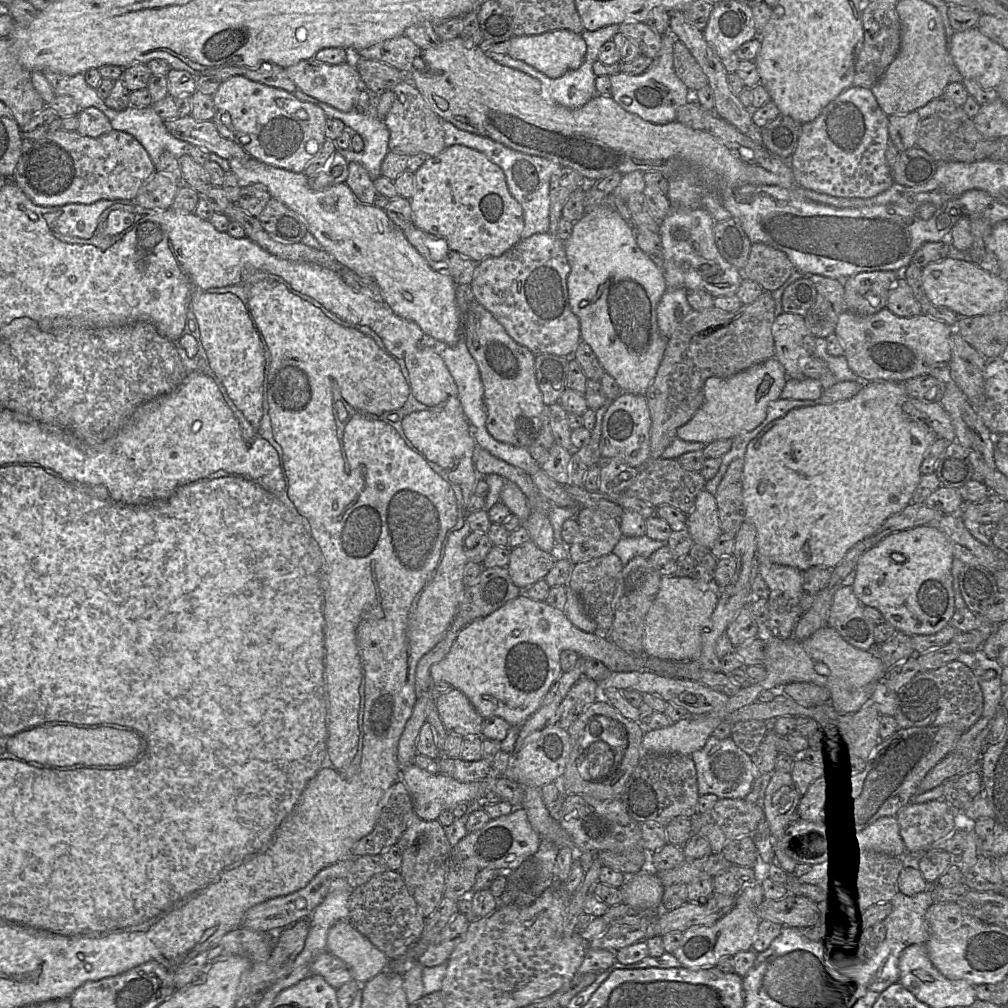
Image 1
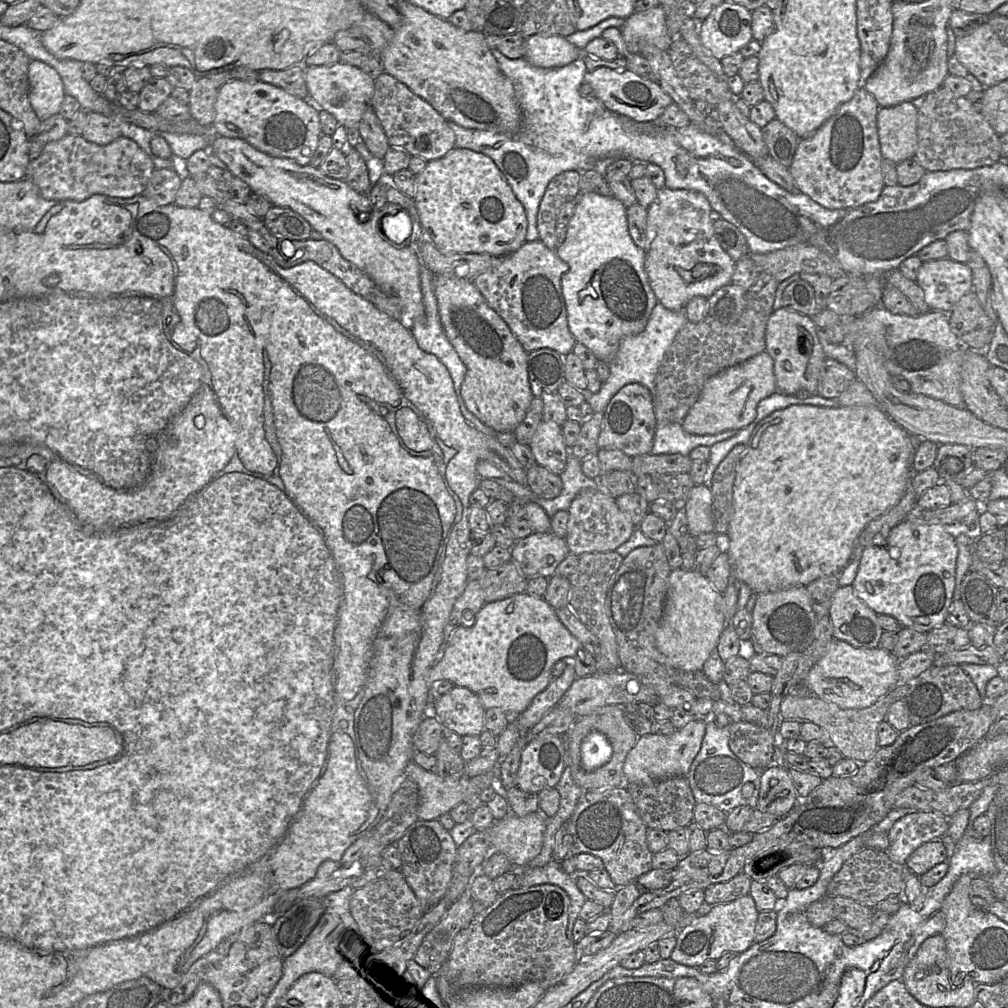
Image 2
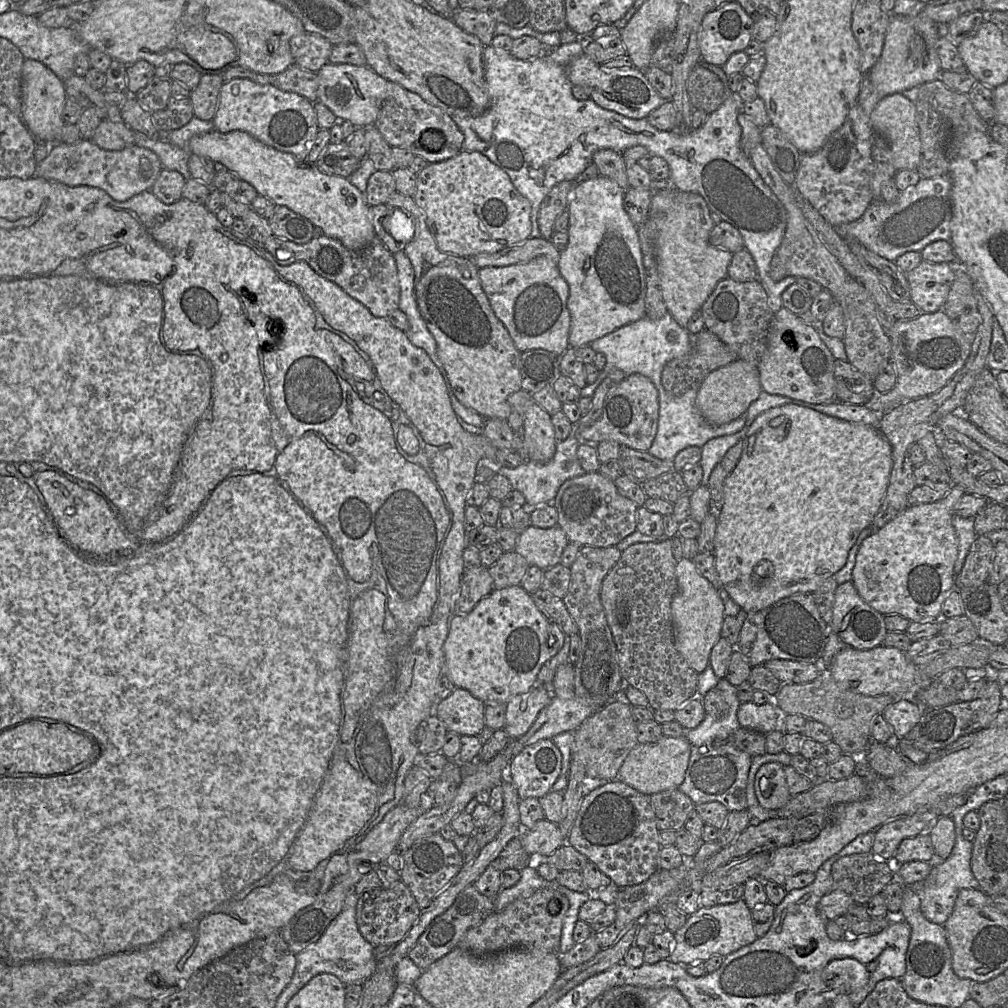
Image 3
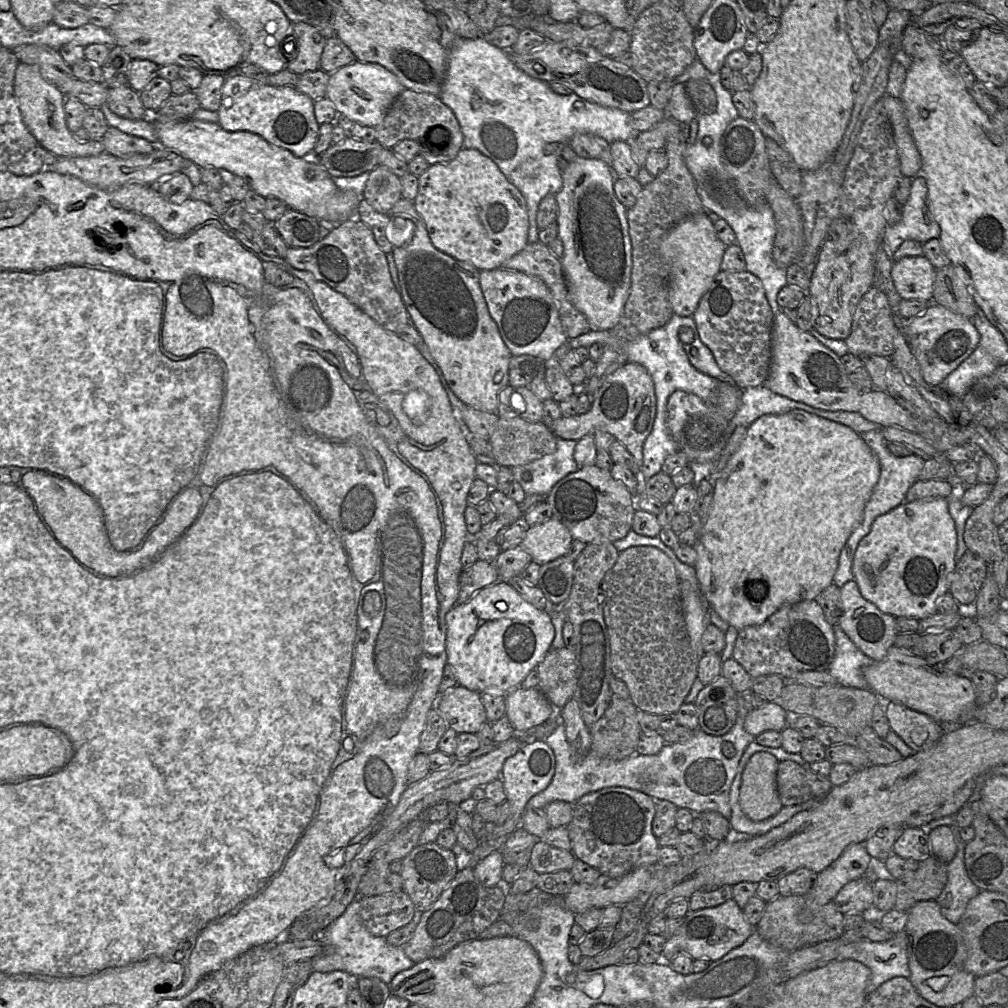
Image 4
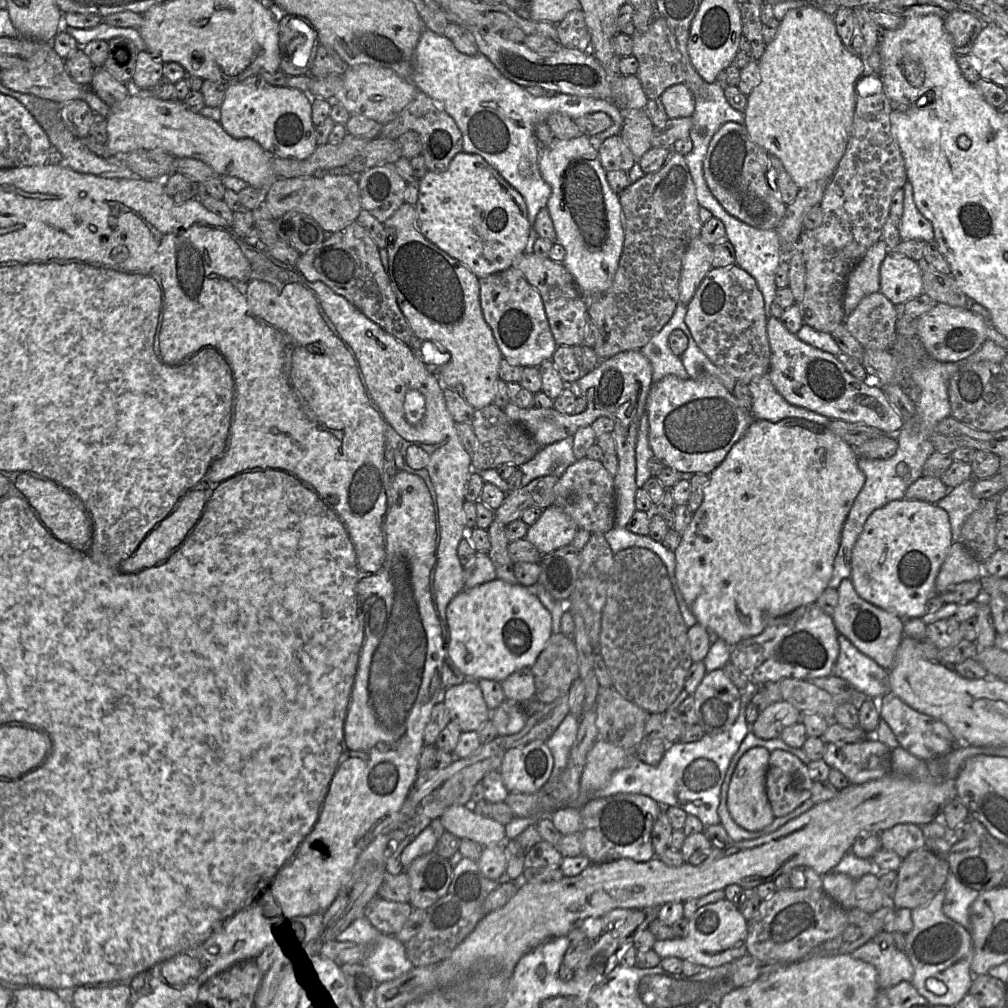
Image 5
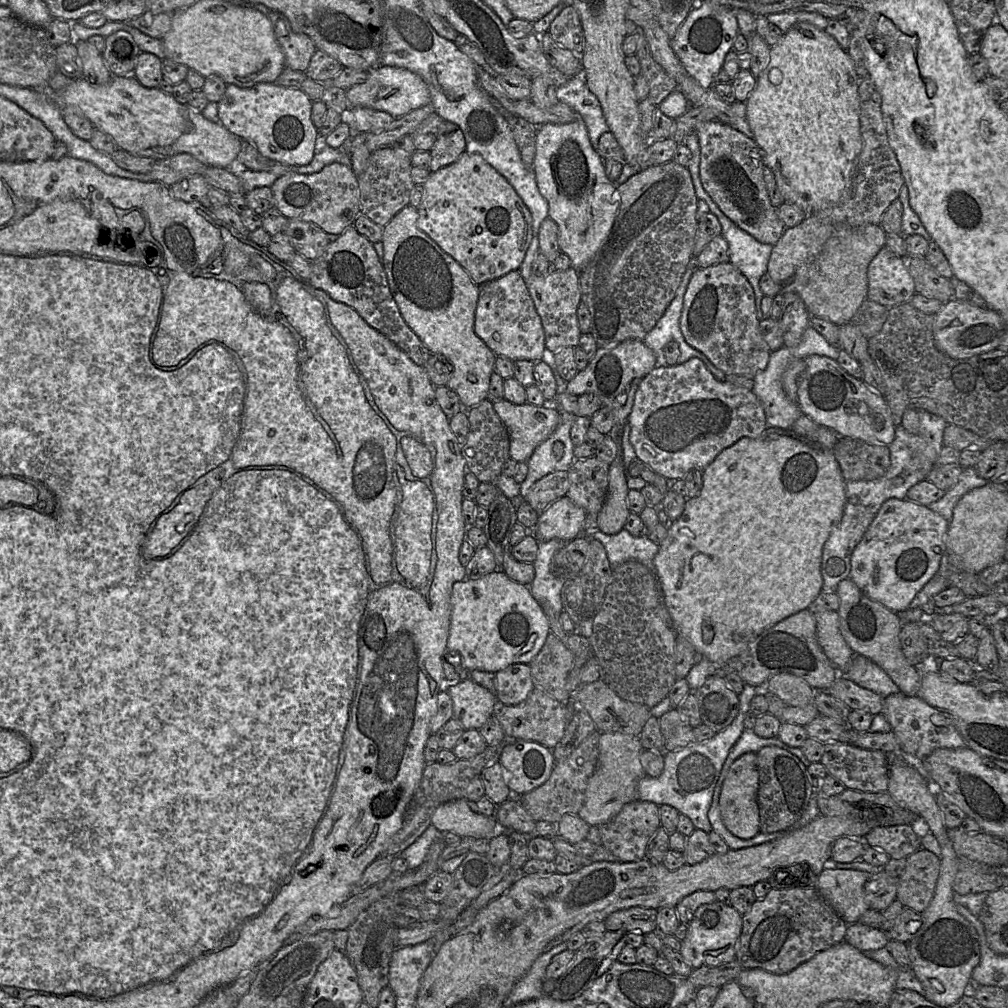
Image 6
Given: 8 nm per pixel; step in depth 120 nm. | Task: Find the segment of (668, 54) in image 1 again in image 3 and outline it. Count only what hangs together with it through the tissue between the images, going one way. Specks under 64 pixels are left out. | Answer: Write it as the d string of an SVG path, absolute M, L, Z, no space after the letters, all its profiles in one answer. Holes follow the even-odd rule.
M582 54L570 61L566 73L572 85L581 86L589 94L589 98L600 107L629 118L646 118L651 111L666 101L648 82L643 72L635 67L608 70Z

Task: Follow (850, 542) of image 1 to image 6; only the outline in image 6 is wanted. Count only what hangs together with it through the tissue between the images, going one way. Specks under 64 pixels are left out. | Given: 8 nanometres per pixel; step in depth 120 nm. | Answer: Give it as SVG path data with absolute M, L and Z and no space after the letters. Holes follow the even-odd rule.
M767 427L758 437L741 438L724 449L703 471L703 486L698 496L687 498L681 516L672 521L666 538L659 545L654 557L653 570L660 582L665 606L670 614L678 637L689 641L698 656L717 664L727 664L735 658L762 632L804 609L813 609L813 602L822 591L822 552L836 526L841 521L846 503L846 481L833 451L811 442L791 428Z

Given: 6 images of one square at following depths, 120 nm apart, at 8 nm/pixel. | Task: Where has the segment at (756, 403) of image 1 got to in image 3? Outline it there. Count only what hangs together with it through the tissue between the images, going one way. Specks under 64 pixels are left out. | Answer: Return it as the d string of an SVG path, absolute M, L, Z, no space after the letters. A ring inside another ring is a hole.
M736 359L707 375L697 391L695 404L709 424L720 426L744 414L762 391L758 366Z

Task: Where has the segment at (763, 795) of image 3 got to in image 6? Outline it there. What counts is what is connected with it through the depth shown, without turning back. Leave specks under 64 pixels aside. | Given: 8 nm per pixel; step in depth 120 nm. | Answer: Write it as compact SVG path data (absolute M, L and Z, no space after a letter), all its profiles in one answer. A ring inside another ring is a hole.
M754 752L745 753L731 765L723 782L719 799L722 822L727 830L738 838L749 839L760 832L757 804L758 787L757 755Z

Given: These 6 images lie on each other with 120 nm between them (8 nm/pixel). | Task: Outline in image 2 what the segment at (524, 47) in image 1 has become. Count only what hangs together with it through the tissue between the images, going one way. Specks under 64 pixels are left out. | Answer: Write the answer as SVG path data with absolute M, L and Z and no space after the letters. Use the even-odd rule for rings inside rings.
M533 35L526 39L525 59L540 68L561 68L583 55L583 51L559 35Z

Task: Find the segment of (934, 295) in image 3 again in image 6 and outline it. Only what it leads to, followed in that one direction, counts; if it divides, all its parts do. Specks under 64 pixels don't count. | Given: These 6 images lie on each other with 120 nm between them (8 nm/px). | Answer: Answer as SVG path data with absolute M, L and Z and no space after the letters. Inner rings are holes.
M884 246L872 259L867 270L867 299L891 308L909 302L915 292L907 258Z

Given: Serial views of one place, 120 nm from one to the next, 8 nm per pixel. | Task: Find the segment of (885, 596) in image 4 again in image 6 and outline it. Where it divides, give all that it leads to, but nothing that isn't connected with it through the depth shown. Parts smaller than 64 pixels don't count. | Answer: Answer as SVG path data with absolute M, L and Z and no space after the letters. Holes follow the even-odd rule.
M909 499L886 500L853 550L849 578L868 598L887 609L894 612L908 609L917 592L934 576L942 563L946 553L948 524L948 520L925 505Z

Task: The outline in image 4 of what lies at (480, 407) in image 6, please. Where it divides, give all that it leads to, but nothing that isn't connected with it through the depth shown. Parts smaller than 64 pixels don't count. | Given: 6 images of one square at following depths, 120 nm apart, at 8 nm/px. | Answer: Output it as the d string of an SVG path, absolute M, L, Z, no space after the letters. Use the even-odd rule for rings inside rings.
M519 416L499 417L496 429L488 439L496 461L496 466L514 467L528 464L556 449L557 437L543 423L531 423Z

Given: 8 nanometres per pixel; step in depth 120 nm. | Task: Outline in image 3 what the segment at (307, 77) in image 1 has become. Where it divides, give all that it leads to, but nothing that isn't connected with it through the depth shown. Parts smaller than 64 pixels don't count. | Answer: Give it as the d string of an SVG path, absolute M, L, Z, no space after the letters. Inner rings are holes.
M327 63L317 71L317 101L329 108L339 119L348 120L356 127L368 127L376 121L382 103L387 97L388 80L368 65Z

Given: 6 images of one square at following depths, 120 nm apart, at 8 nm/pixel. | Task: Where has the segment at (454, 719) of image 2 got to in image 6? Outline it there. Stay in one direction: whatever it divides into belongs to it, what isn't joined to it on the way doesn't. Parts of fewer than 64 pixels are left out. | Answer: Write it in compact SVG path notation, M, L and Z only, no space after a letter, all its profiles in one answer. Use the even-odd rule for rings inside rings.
M470 677L457 684L448 684L446 691L453 702L453 718L465 730L481 729L499 707L496 695Z

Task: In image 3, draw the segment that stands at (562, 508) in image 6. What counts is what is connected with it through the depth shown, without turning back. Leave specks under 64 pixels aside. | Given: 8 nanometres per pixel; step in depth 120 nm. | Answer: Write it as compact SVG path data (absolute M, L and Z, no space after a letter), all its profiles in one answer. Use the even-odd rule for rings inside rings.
M558 525L551 528L529 526L519 533L514 551L525 558L529 566L547 570L561 562L568 544L565 532Z

